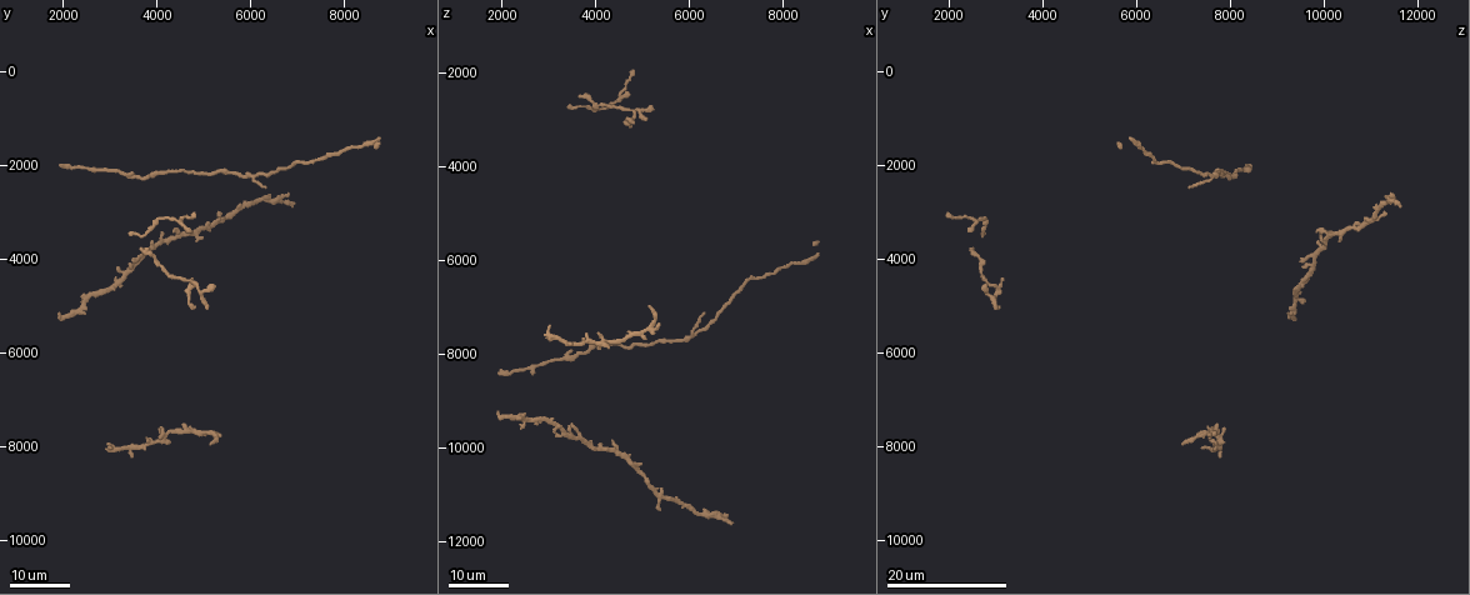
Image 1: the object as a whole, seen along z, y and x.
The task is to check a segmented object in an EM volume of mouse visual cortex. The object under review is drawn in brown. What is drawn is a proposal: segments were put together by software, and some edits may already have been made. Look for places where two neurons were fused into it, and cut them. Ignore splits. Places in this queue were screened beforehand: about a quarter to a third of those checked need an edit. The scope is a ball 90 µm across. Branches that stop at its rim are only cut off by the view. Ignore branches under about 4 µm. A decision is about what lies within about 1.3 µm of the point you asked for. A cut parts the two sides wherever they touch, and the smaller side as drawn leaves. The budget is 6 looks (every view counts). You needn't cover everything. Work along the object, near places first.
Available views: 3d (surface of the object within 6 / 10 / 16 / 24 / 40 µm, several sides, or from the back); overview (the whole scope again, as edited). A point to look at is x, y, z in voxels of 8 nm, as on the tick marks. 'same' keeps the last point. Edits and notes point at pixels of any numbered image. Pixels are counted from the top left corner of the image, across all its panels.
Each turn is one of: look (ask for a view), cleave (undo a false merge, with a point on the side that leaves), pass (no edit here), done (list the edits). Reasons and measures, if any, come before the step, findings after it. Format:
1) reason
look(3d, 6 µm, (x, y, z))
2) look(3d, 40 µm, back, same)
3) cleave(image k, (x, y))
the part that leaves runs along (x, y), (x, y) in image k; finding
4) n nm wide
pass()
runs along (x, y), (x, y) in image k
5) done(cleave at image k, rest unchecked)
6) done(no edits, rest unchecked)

calibre changes
look(3d, 16 µm, (8350, 1550, 6150))

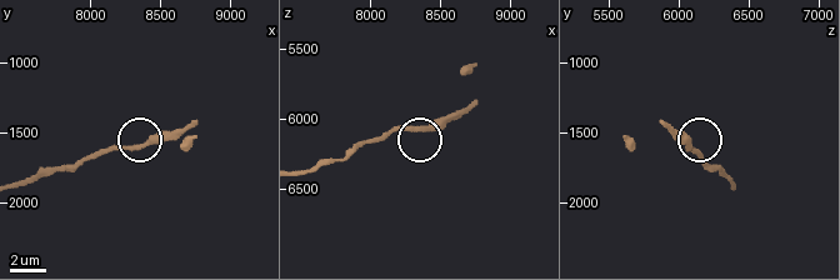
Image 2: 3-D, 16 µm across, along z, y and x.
look(3d, 10 µm, (8320, 1600, 6080))

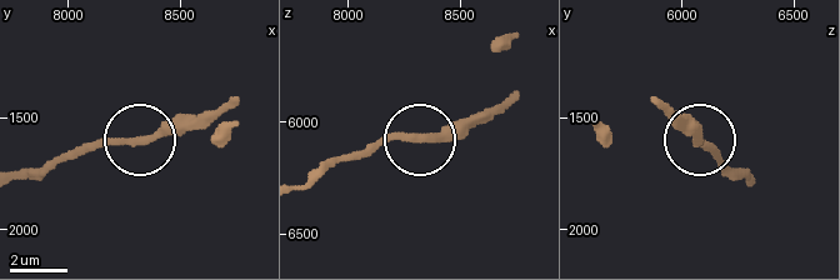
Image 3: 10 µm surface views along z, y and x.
pass()
runs along (20, 178), (114, 141), (149, 141), (211, 120) in image 3; continuous, no second neuron

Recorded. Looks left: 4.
three arms meet
look(3d, 24 µm, (6050, 2250, 7600))

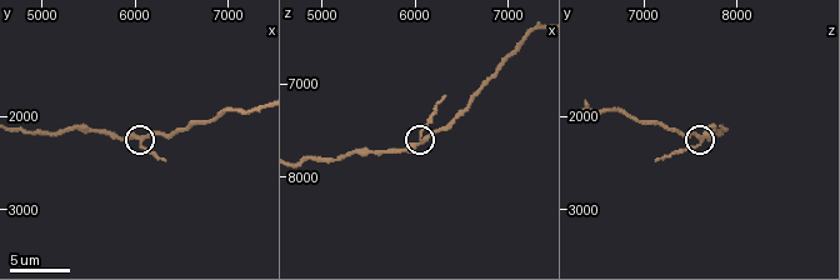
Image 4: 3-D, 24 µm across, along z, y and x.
closer look
look(3d, 10 µm, (6100, 2250, 7650))

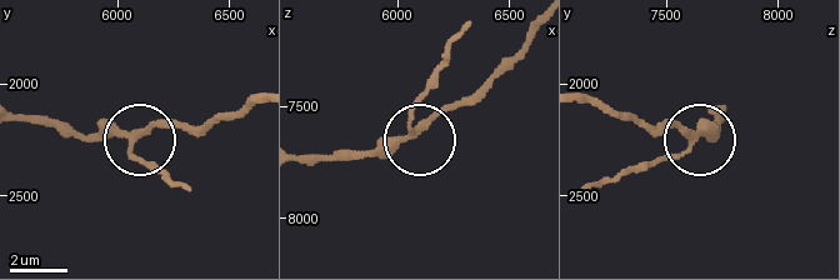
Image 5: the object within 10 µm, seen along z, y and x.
3 arms
pass()
runs along (303, 156), (396, 146), (410, 138), (410, 114), (430, 80) in image 5; all the same neuron

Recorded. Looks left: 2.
two arms in line, one across
look(3d, 16 µm, (5250, 7800, 7300))

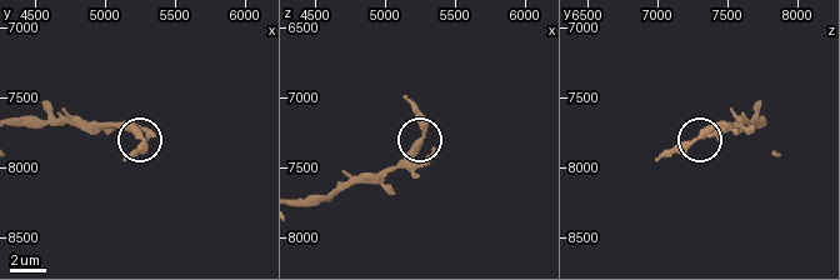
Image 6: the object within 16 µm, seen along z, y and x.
look(3d, 10 µm, (5280, 7820, 7260))

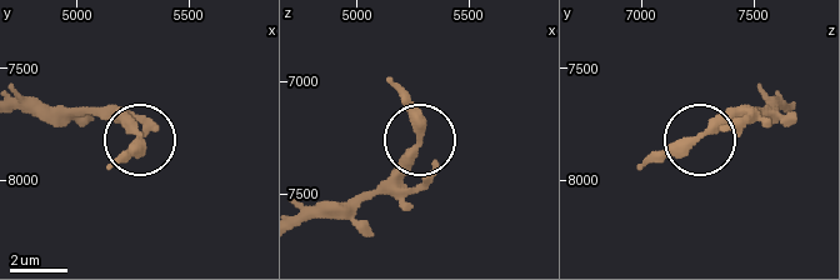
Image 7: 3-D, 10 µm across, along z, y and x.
pass()
one neuron here

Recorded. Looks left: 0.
done(no edits, rest unchecked)

